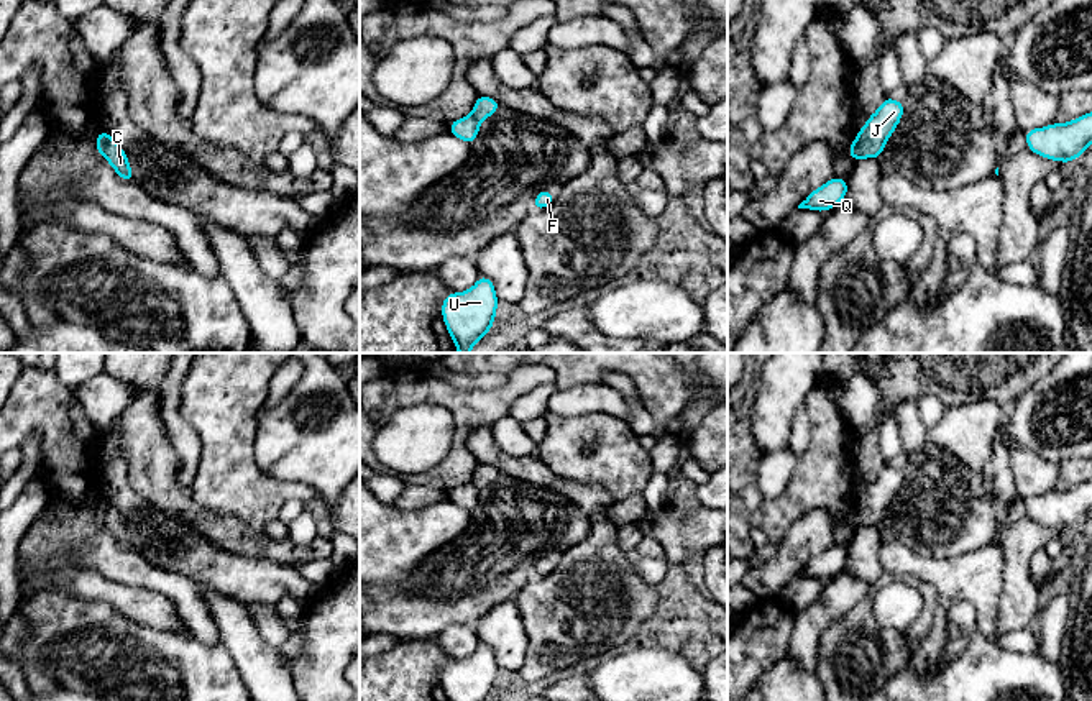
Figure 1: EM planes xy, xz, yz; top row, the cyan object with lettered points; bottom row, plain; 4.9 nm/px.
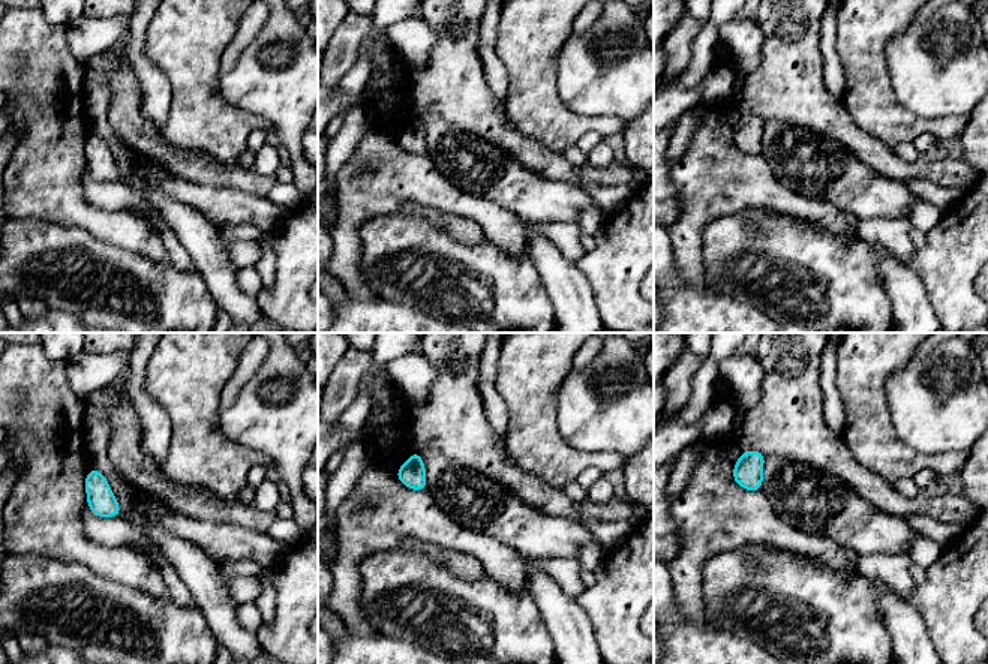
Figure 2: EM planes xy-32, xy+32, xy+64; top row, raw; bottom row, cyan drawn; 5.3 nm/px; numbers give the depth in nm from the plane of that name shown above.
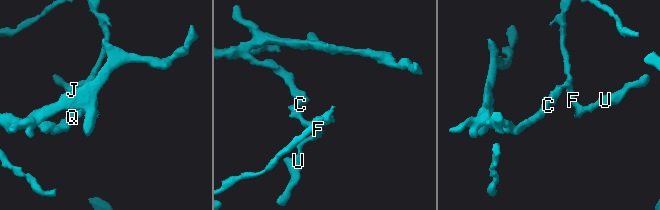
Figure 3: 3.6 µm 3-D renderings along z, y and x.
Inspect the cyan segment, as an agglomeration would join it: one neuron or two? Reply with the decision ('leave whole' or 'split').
split

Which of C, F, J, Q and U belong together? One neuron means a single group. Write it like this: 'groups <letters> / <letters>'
groups C Q / F J U

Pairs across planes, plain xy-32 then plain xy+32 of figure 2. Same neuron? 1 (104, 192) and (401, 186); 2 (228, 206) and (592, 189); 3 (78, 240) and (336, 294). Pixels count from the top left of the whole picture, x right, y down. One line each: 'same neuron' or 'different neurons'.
1: same neuron
2: different neurons
3: different neurons

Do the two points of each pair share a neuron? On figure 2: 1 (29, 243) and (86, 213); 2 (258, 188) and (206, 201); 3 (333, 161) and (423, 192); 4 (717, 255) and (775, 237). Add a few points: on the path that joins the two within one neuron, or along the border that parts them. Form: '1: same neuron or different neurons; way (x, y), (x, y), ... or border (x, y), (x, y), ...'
1: different neurons; border (27, 216), (80, 227), (95, 237)
2: different neurons; border (209, 185), (240, 189), (264, 197)
3: different neurons; border (365, 134), (338, 174), (336, 198)
4: same neuron; way (732, 255), (742, 248), (760, 248)

